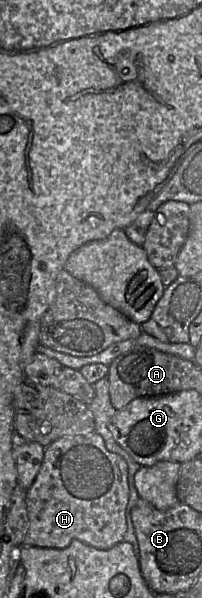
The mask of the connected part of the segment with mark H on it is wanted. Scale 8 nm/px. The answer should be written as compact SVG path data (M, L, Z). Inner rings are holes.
M98 433L64 436L45 447L41 468L27 490L29 526L21 546L63 549L73 540L99 550L108 550L124 541L127 531L126 507L129 499L128 465L110 452Z

